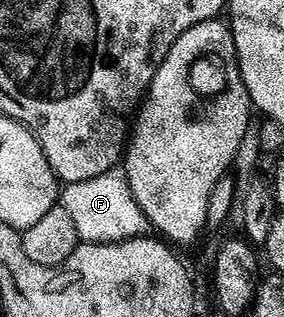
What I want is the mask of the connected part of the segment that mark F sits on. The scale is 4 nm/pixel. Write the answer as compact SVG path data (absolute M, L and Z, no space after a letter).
M119 169L97 173L97 177L89 177L89 181L66 184L61 191L61 206L65 213L69 213L84 243L116 243L122 239L138 239L149 231L147 218L129 189L126 174Z

